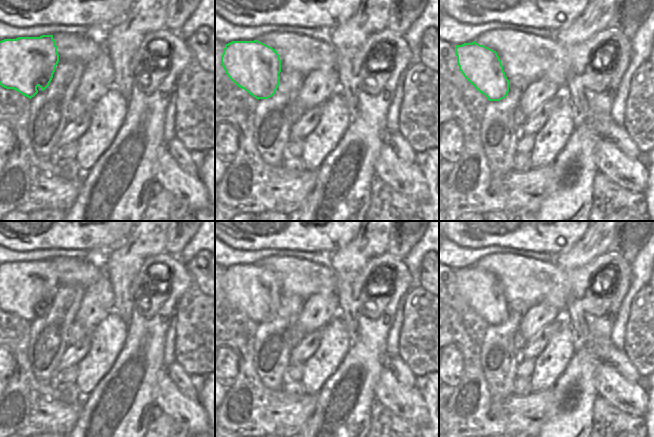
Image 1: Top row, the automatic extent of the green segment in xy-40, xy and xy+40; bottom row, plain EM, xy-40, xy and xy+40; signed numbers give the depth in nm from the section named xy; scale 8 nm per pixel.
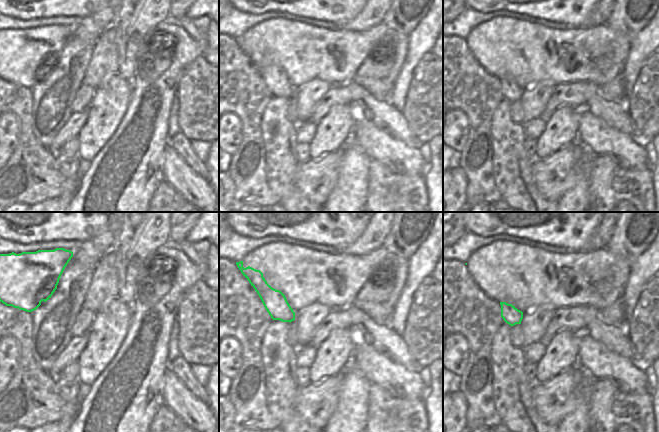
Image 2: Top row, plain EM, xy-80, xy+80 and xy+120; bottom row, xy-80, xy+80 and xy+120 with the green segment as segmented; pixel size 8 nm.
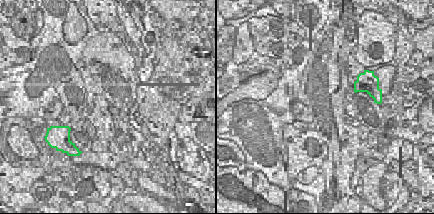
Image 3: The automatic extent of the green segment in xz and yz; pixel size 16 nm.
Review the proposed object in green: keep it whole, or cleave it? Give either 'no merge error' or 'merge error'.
no merge error

